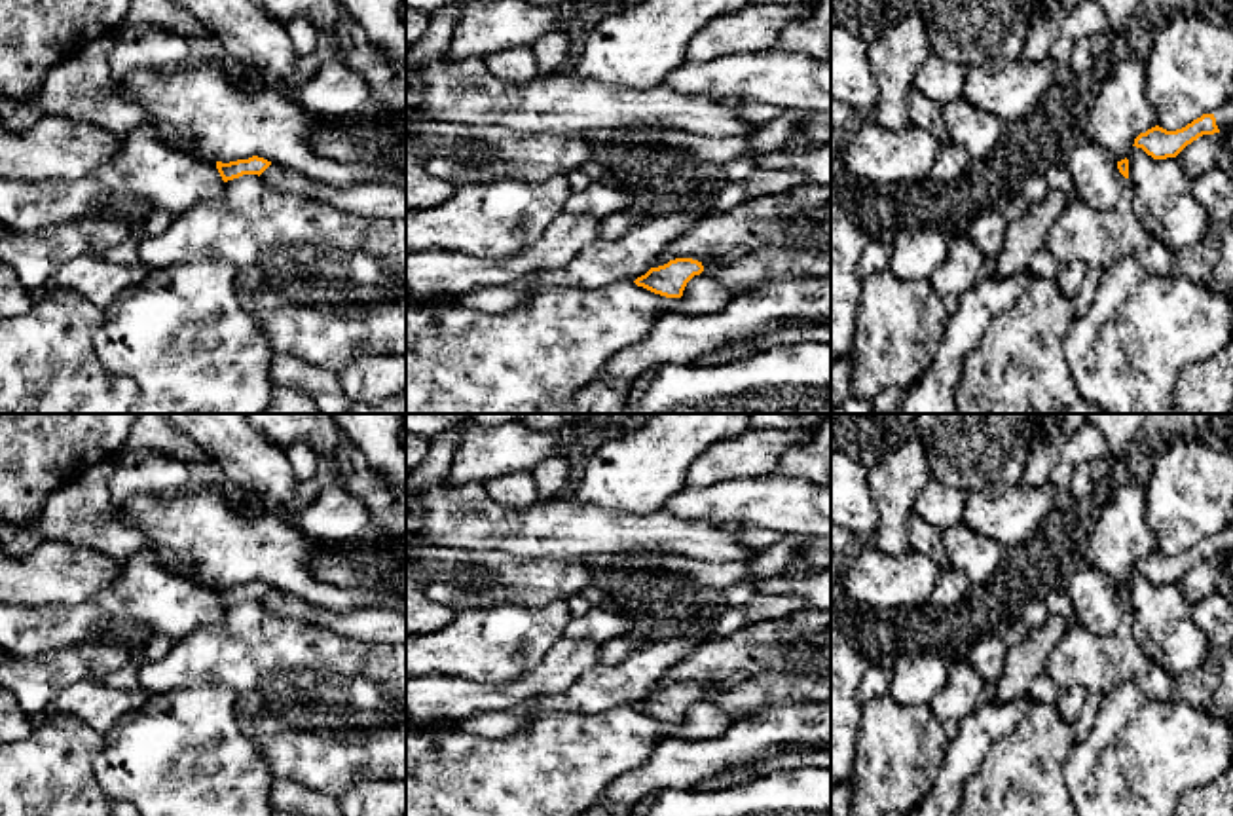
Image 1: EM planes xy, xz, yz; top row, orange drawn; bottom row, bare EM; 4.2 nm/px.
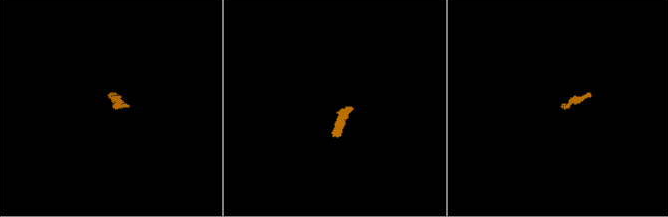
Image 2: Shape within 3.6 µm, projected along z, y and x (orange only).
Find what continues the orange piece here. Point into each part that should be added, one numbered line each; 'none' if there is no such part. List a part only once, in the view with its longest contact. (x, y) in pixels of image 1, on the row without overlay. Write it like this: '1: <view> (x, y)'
1: yz (1224, 539)

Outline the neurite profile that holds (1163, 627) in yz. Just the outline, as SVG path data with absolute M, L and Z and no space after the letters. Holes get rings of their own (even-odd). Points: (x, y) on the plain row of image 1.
M1142 573L1127 577L1134 640L1142 653L1172 677L1191 674L1214 653L1191 619L1189 603L1178 583L1153 584Z

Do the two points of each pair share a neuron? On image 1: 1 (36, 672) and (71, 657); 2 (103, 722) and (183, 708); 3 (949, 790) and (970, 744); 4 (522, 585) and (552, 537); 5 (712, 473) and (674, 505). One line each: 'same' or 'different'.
1: same
2: different
3: same
4: different
5: different

